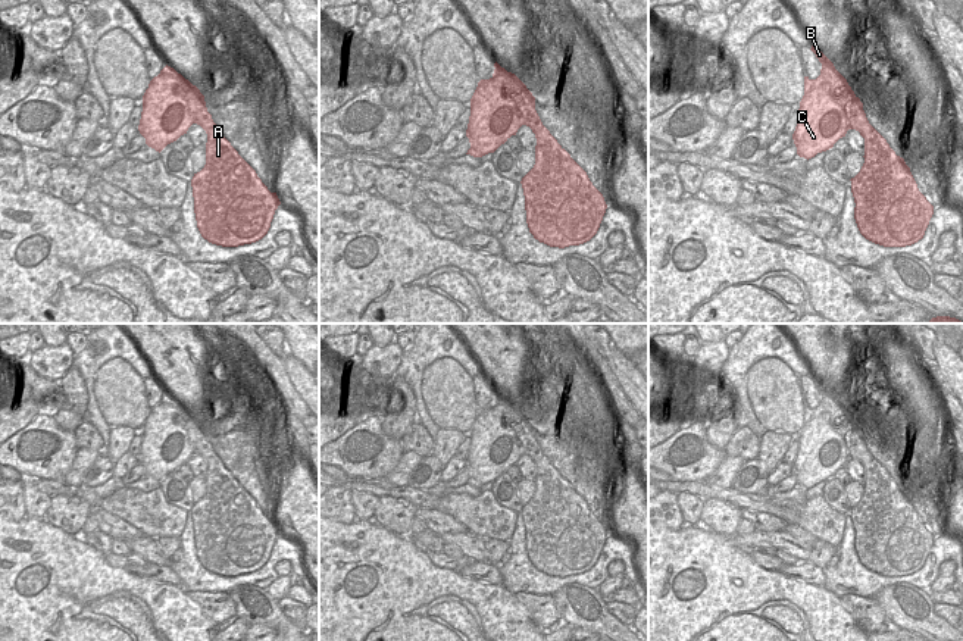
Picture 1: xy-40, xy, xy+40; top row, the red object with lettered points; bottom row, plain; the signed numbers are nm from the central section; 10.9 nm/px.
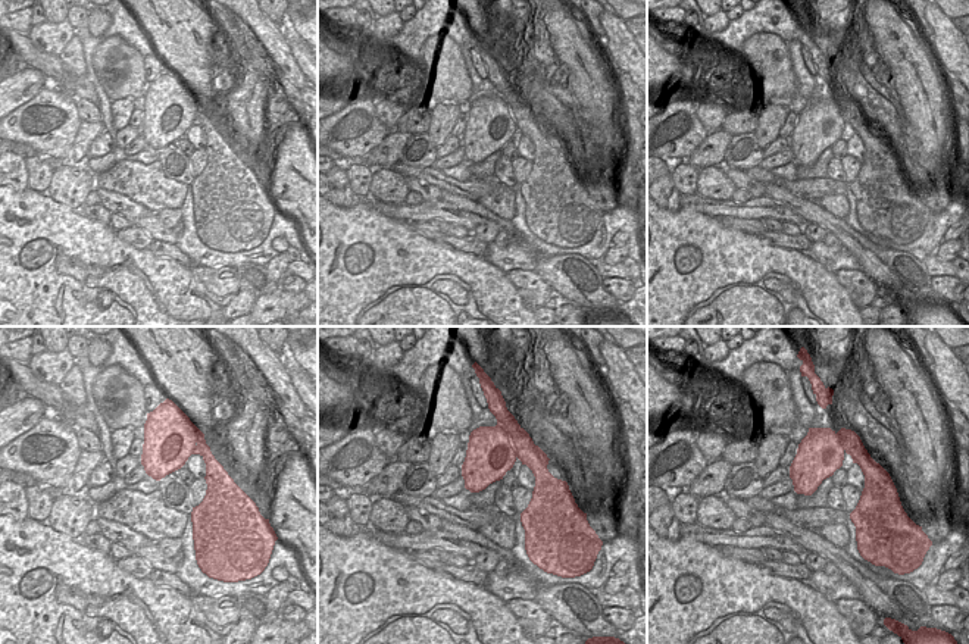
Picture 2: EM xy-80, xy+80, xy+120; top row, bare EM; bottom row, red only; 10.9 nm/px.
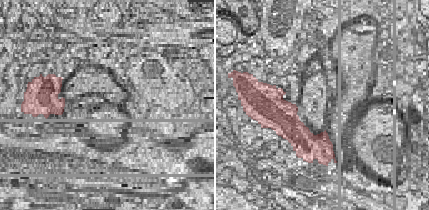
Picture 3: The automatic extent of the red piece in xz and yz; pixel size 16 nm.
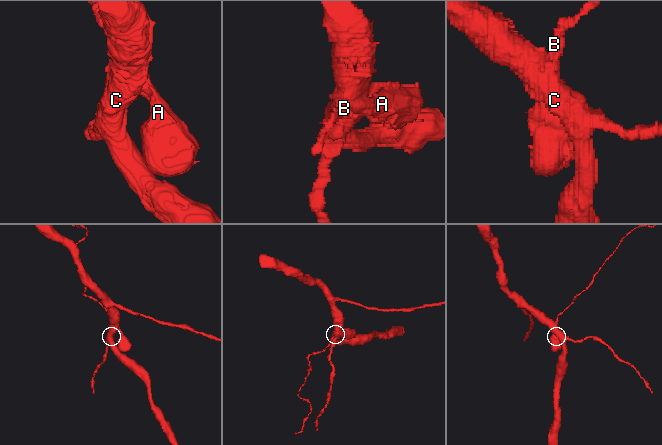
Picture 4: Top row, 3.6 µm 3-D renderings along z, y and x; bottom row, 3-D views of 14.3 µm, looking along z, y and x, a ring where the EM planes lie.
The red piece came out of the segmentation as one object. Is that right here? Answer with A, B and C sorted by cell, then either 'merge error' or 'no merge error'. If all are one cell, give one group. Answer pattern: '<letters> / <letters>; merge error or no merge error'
A B / C; merge error

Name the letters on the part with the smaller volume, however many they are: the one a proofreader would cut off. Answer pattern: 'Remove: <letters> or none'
Remove: A, B

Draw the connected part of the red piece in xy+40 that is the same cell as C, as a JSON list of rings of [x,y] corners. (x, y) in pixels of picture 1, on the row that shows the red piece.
[[[804,76],[804,96],[800,101],[798,121],[792,134],[797,154],[812,159],[826,151],[845,137],[848,121],[845,110],[831,94],[831,85],[815,87],[813,79]]]

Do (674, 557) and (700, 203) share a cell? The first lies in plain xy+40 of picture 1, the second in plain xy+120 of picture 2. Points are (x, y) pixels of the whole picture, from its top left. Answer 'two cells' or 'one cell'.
two cells

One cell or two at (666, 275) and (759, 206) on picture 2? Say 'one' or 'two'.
two

